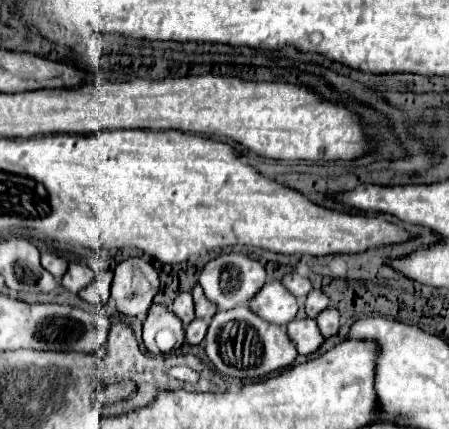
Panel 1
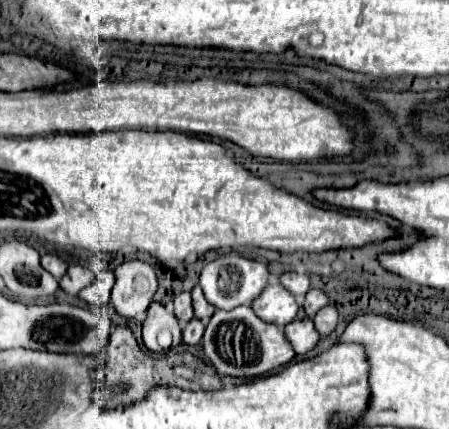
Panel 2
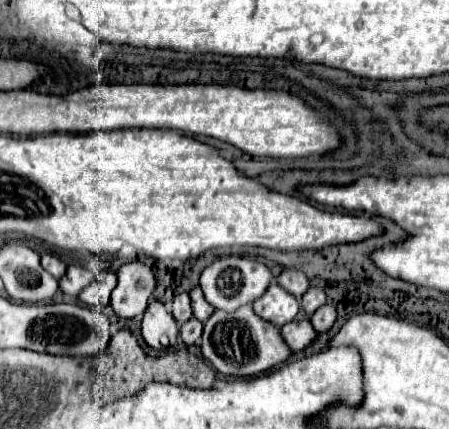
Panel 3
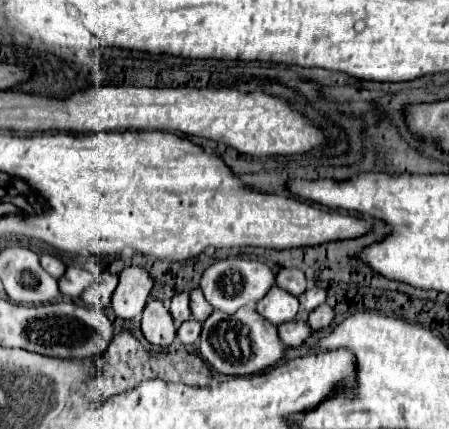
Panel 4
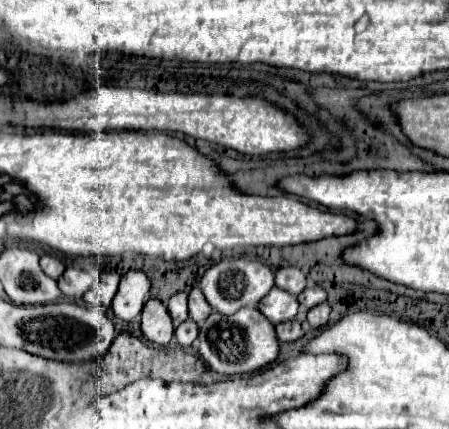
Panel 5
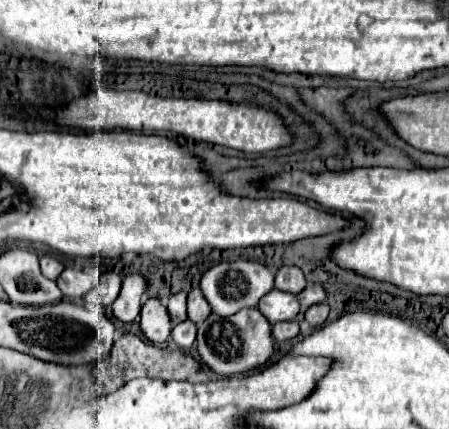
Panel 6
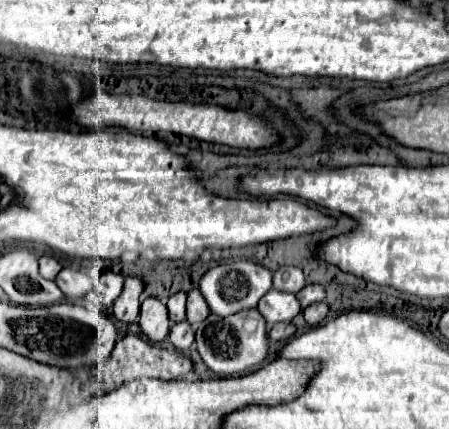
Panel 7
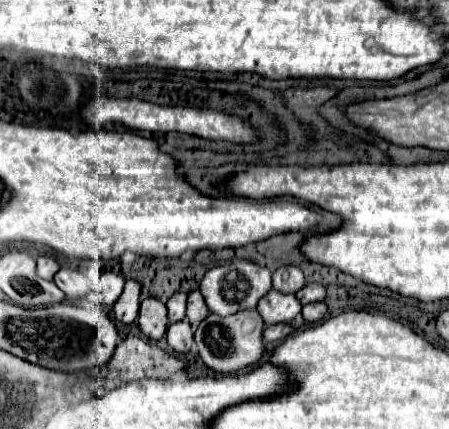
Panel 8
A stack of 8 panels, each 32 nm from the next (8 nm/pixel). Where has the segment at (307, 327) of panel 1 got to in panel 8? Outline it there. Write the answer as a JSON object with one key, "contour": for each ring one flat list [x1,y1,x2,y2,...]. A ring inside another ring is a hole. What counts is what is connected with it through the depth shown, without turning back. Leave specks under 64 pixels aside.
{"contour":[[274,324,270,328,264,330,264,340,266,342,274,342,274,340,282,340,286,338,288,334,292,334,294,328,290,328,290,324]]}

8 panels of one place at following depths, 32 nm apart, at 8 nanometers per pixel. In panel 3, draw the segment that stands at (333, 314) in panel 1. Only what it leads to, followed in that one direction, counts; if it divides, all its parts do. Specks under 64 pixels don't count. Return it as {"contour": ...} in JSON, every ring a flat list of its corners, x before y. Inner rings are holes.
{"contour":[[324,304,324,308,318,308,314,312,314,316,310,318,310,322,312,322,312,326,314,326,314,330,318,334,328,332,334,326,334,322,336,322,336,308,330,306,330,304]]}

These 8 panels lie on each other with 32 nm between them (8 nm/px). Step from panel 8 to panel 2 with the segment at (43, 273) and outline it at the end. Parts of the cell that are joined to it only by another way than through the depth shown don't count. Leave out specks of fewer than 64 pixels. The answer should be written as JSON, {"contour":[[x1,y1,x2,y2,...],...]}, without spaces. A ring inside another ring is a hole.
{"contour":[[44,254,44,256,42,256,42,266,44,266,56,280,60,280,60,278,64,276,66,268,68,268,68,264,66,264,64,260,60,260,58,256,52,256,52,254]]}

